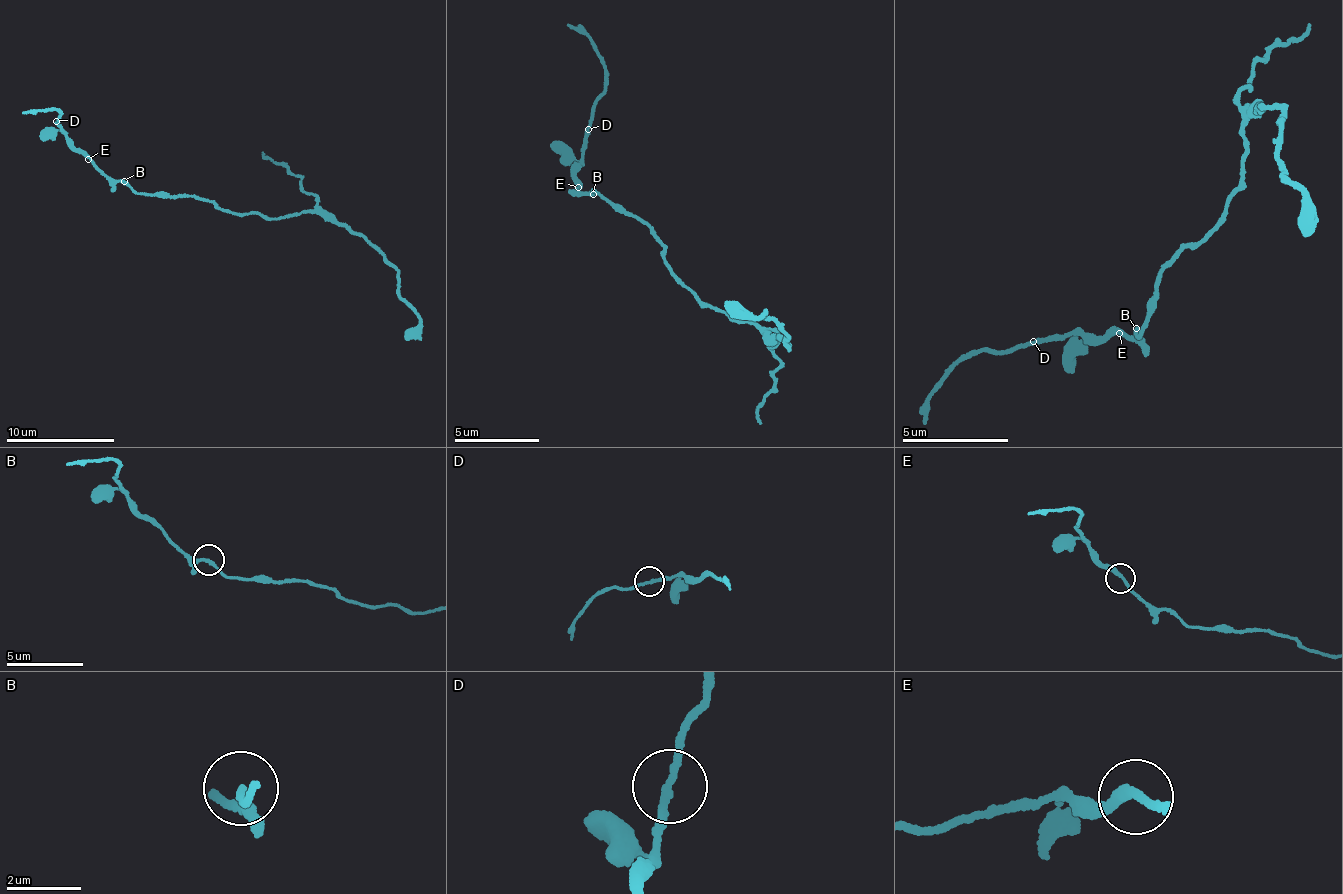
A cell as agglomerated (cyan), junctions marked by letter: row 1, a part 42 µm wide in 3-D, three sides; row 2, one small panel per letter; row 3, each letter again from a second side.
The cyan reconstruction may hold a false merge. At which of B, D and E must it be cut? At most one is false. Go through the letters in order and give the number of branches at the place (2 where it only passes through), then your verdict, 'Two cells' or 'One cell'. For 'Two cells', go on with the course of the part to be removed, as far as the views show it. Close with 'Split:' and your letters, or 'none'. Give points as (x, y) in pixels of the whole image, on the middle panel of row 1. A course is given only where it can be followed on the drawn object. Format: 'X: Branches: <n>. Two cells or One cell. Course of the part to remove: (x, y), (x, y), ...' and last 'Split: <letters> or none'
B: Branches: 2. One cell
D: Branches: 2. One cell
E: Branches: 2. One cell
Split: none

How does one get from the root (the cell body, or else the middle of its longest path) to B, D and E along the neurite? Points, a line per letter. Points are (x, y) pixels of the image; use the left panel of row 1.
B: (219, 209), (198, 196), (137, 194), (124, 182)
D: (219, 209), (198, 196), (137, 194), (106, 174), (72, 146), (56, 121)
E: (219, 209), (198, 196), (137, 194), (88, 159)

